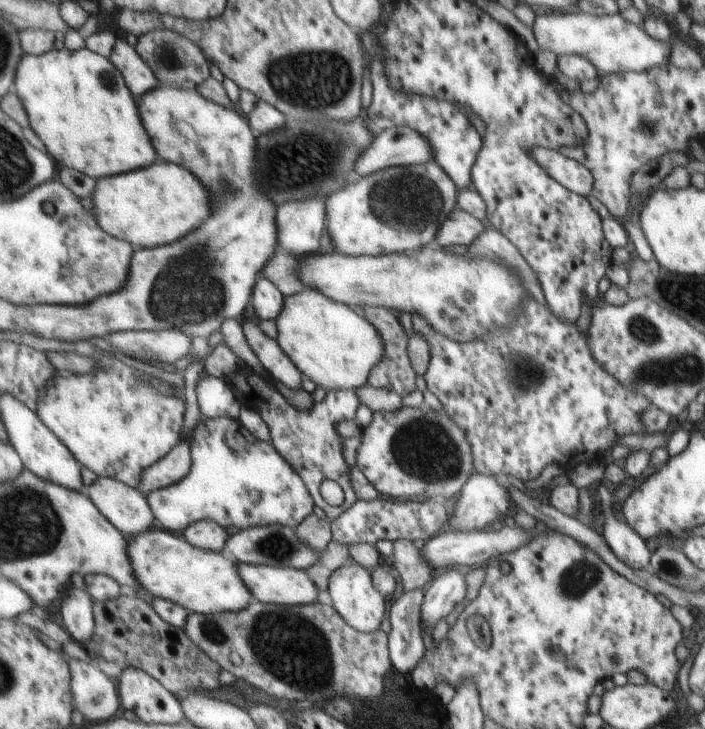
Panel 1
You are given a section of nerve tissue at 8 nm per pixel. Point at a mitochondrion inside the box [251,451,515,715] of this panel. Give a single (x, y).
(278, 547)

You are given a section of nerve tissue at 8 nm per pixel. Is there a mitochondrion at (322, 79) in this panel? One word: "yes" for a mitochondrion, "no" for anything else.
yes

